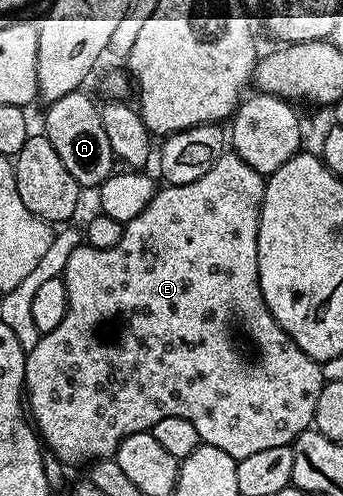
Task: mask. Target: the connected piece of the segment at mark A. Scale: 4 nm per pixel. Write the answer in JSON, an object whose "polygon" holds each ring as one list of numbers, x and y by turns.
{"polygon":[[79,91,64,95,64,99,49,102,47,109,50,110,46,113,44,136,52,143,52,147,56,147,56,155,60,155,64,167,68,167,68,175,72,175,72,179,76,179,76,183,83,190,97,190,116,169,116,158,112,151,112,143,108,143,108,134,104,131,101,108,97,104,94,106,93,99,86,94,86,91]]}

